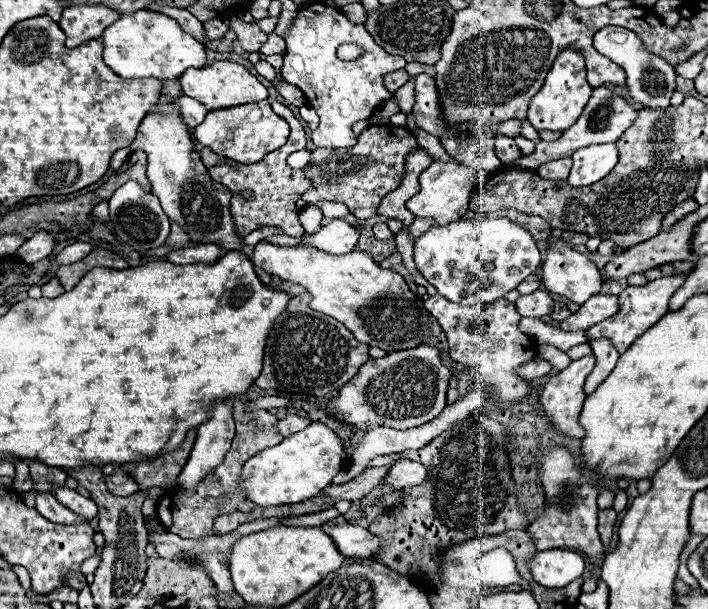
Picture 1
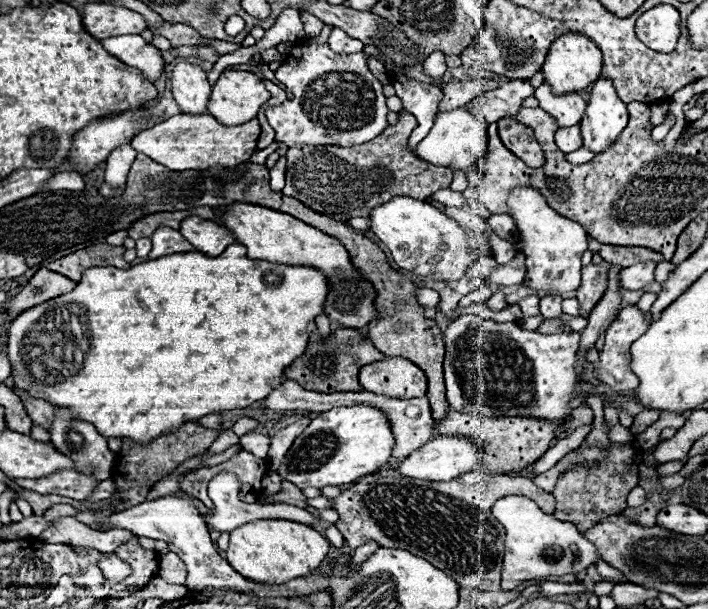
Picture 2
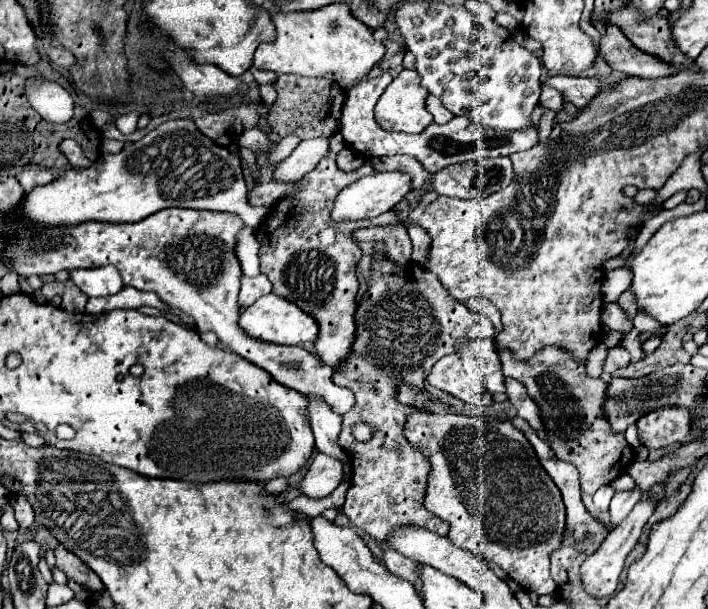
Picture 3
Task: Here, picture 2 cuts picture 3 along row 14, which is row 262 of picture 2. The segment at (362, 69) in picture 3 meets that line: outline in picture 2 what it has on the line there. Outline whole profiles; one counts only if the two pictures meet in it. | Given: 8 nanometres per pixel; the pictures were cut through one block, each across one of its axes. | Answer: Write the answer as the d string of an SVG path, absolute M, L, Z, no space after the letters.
M236 202L230 204L222 214L222 224L232 230L240 244L248 248L248 256L254 260L268 260L290 266L312 266L320 270L328 280L328 300L324 304L324 314L344 326L344 328L366 328L370 322L378 320L378 312L374 308L376 288L354 268L350 254L342 246L342 242L334 236L328 236L314 226L308 226L290 214L274 212L264 206Z

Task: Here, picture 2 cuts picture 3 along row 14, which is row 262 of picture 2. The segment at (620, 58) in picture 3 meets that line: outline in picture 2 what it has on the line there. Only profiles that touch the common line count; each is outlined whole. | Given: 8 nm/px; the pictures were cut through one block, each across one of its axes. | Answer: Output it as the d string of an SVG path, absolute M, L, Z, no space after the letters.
M602 262L598 266L596 264L582 266L582 284L578 288L576 298L584 314L588 314L598 304L598 300L604 296L606 284L608 284L608 276L606 276L608 270L610 270L608 262Z

